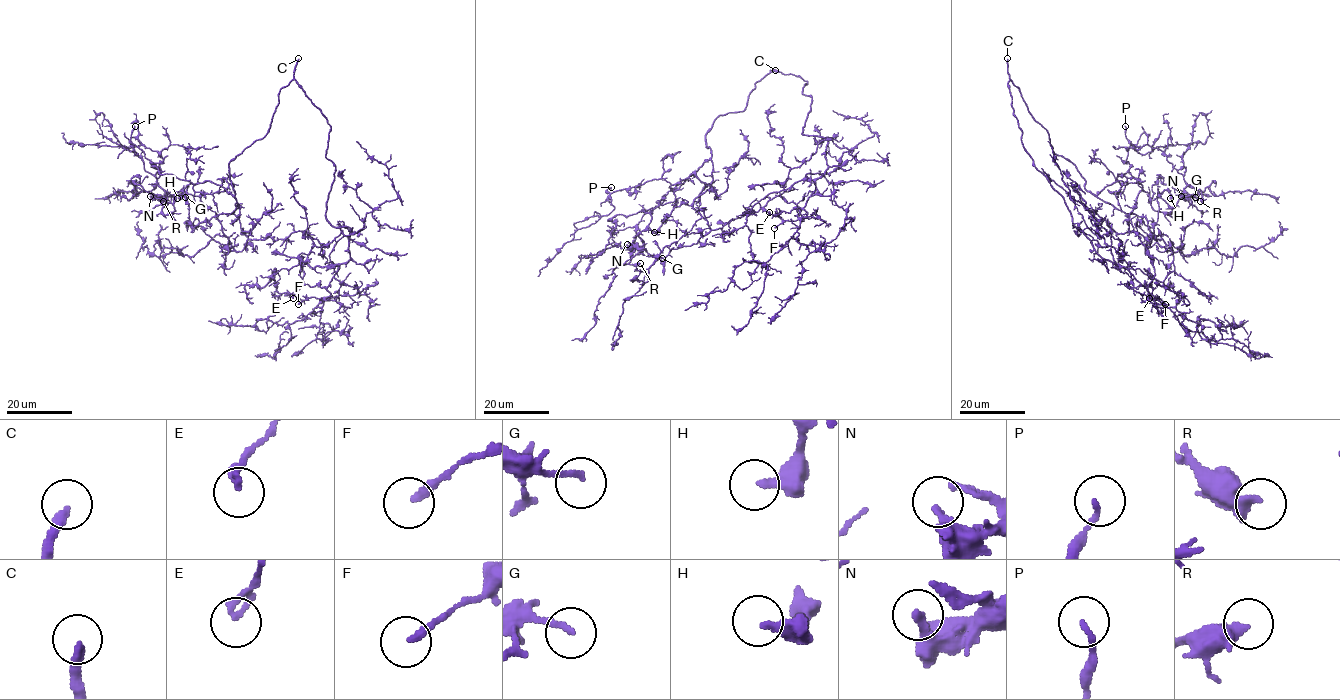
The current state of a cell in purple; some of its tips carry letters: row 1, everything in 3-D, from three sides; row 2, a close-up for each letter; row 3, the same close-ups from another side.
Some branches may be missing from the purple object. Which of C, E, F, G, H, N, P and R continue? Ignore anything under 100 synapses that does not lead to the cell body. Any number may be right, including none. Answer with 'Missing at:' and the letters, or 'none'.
Missing at: C

